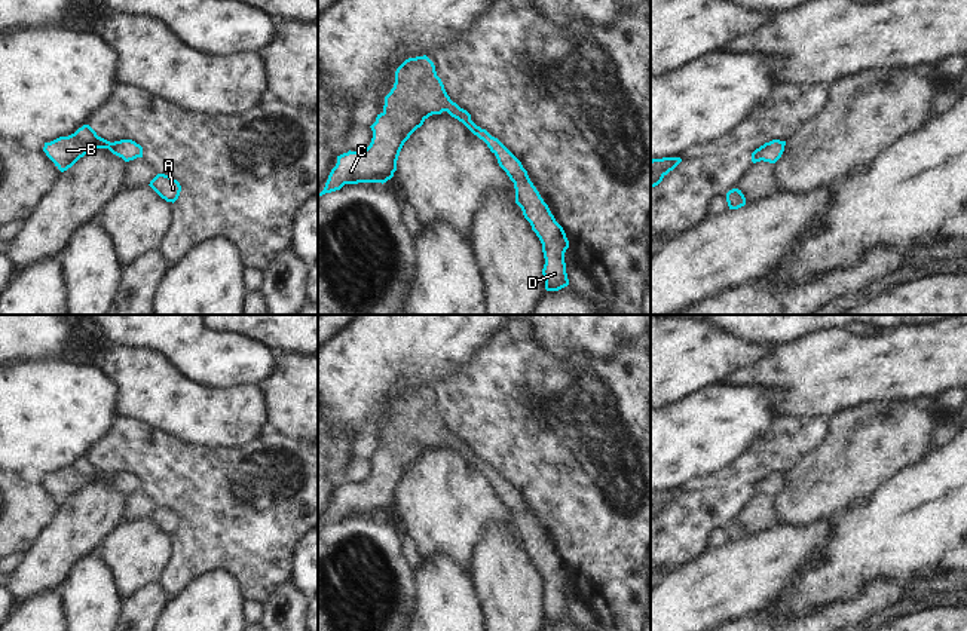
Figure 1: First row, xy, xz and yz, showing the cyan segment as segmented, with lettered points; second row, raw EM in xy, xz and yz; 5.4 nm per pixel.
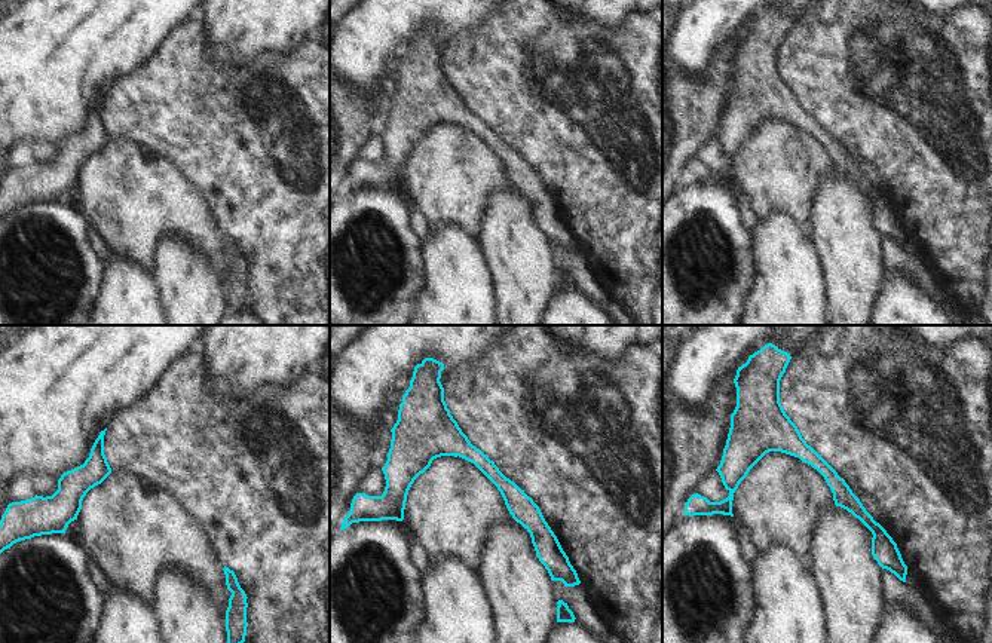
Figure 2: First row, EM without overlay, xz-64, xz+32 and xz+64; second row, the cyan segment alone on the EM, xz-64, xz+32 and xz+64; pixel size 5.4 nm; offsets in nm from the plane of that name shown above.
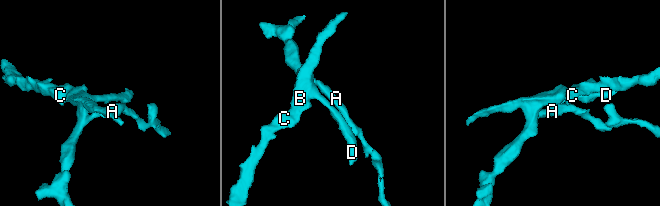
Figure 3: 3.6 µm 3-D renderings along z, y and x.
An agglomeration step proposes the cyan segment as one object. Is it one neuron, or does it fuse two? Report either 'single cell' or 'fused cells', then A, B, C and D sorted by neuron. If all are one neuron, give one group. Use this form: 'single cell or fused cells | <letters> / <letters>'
single cell | A B C D

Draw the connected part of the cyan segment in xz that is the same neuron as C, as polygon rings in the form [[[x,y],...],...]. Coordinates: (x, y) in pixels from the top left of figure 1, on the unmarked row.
[[[426,388],[408,390],[397,401],[395,416],[385,429],[383,444],[370,459],[373,463],[370,478],[361,484],[349,483],[337,488],[337,496],[318,530],[340,523],[345,517],[383,517],[391,512],[404,475],[429,448],[443,444],[483,472],[514,515],[515,536],[542,576],[545,622],[559,624],[567,619],[564,585],[569,573],[563,560],[556,554],[521,494],[498,471],[477,459],[466,442],[450,432],[434,395]]]

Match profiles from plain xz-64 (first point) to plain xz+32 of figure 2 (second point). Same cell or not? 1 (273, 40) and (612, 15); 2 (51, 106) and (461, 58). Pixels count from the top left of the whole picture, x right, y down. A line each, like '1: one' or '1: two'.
1: one
2: two

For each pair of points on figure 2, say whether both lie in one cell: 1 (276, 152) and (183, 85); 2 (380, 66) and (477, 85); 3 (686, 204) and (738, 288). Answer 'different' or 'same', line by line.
1: same
2: different
3: same

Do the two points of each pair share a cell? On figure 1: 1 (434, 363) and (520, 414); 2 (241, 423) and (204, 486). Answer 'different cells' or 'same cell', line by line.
1: different cells
2: different cells

